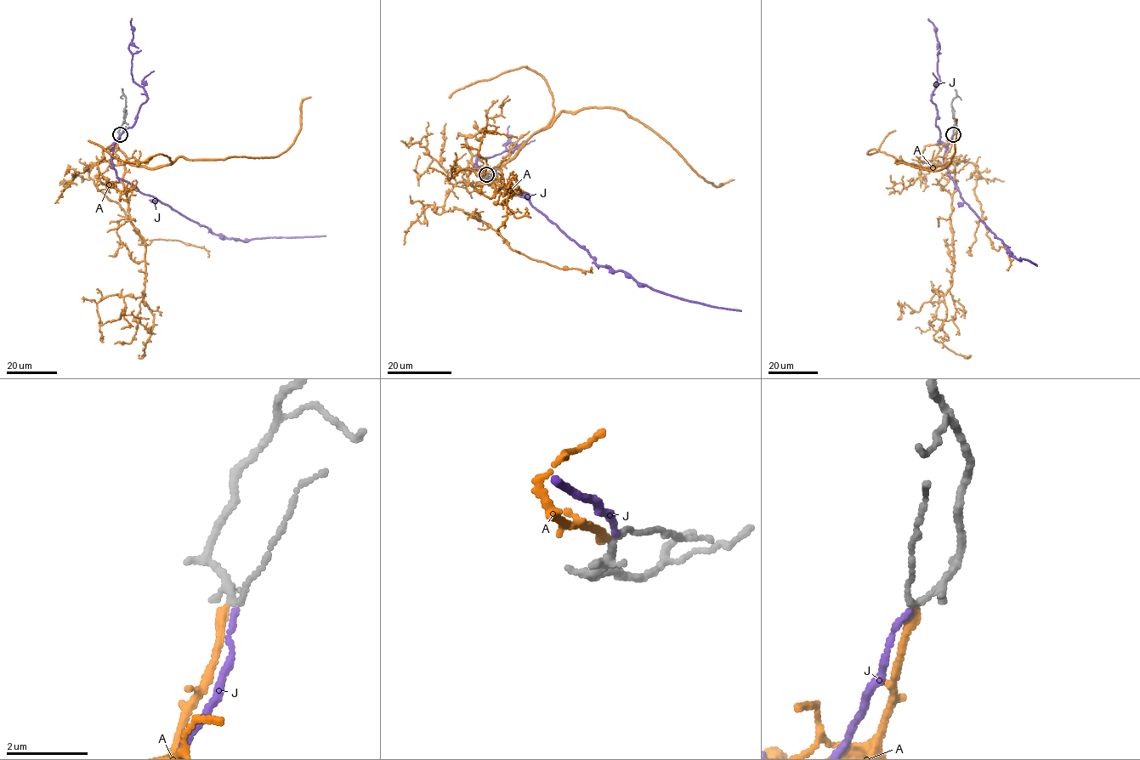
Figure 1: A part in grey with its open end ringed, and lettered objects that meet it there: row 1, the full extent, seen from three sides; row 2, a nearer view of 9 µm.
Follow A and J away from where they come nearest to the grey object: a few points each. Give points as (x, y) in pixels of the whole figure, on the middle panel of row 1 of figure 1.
A: (486, 174), (482, 172), (507, 163), (561, 112), (615, 107), (659, 134), (716, 187), (734, 179)
J: (486, 173), (476, 164), (481, 175), (525, 197), (597, 264), (624, 271), (637, 282), (684, 299), (741, 311)

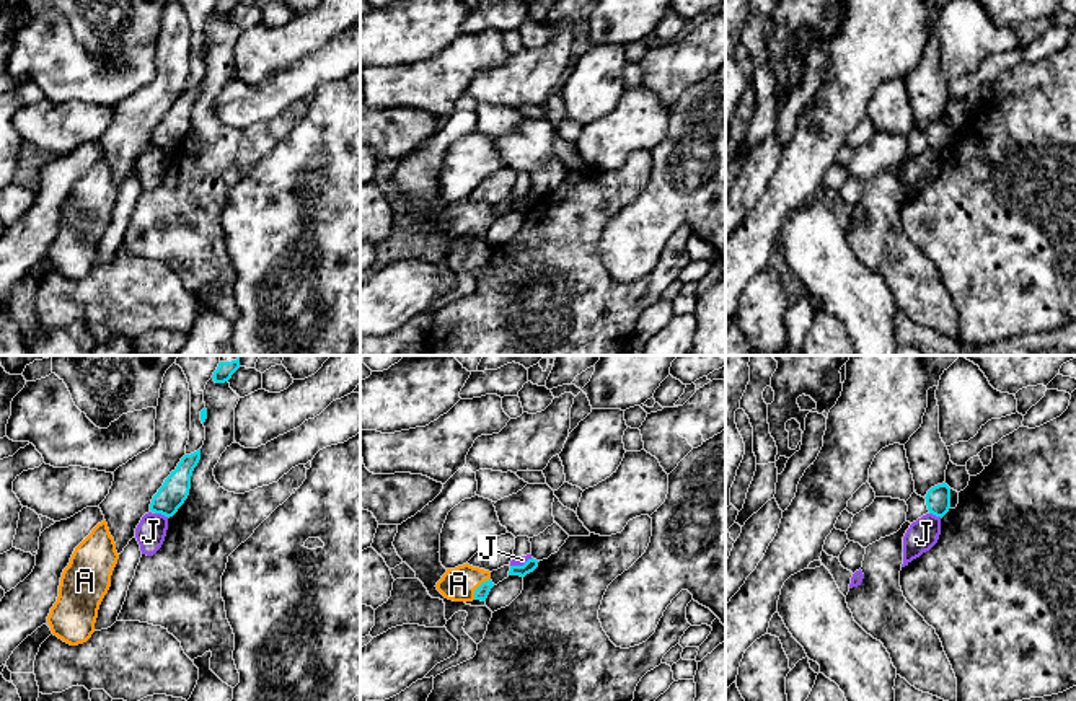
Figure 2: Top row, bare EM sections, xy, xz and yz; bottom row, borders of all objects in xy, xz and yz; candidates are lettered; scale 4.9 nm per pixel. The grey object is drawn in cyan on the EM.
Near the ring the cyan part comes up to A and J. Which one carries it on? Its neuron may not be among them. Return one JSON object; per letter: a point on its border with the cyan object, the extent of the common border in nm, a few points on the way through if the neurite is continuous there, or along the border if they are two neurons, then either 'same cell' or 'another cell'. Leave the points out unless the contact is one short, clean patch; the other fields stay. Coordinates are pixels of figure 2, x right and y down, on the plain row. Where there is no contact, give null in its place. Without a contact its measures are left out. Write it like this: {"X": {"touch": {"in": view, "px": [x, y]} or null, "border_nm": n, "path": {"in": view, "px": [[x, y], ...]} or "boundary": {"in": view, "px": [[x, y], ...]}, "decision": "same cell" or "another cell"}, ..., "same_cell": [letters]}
{"A": {"touch": {"in": "xz", "px": [478, 222]}, "border_nm": 140, "path": {"in": "xz", "px": [[481, 227], [478, 222], [458, 219]]}, "decision": "same cell"}, "J": {"touch": {"in": "xy", "px": [162, 149]}, "border_nm": 80, "boundary": {"in": "xy", "px": [[155, 147], [168, 152]]}, "decision": "another cell"}, "same_cell": ["A"]}

